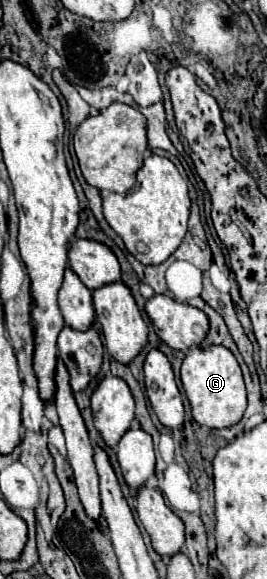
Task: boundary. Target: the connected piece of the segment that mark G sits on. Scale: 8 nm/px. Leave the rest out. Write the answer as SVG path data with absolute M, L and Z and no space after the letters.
M212 345L188 349L182 361L180 379L192 407L192 417L198 425L206 425L210 429L224 429L236 425L242 419L246 411L246 387L240 365L226 347Z

